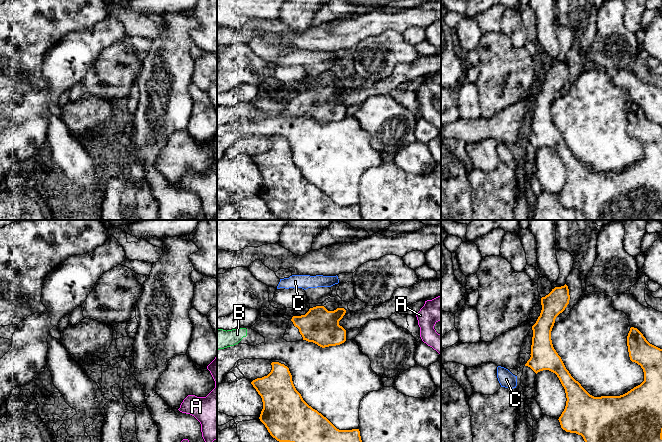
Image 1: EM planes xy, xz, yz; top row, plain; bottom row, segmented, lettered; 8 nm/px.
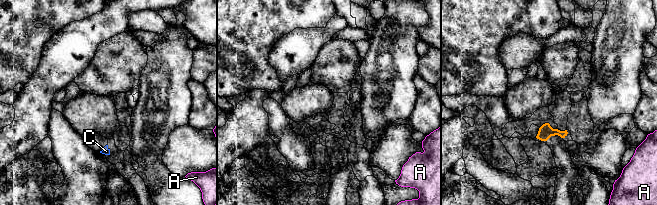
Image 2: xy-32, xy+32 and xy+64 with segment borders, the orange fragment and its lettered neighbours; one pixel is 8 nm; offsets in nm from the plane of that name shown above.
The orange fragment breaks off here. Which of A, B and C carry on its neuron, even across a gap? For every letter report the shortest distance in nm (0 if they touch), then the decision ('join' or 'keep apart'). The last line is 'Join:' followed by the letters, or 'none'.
A: 550 nm | keep apart
B: 300 nm | join
C: 110 nm | keep apart
Join: B

